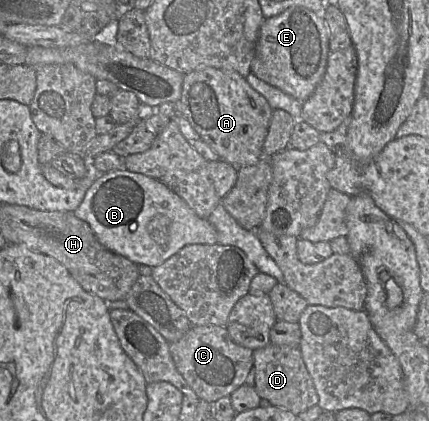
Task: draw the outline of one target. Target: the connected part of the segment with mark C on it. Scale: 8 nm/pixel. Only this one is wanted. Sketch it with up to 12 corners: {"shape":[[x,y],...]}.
{"shape":[[191,326],[169,344],[177,371],[209,403],[245,384],[253,350],[225,326]]}

